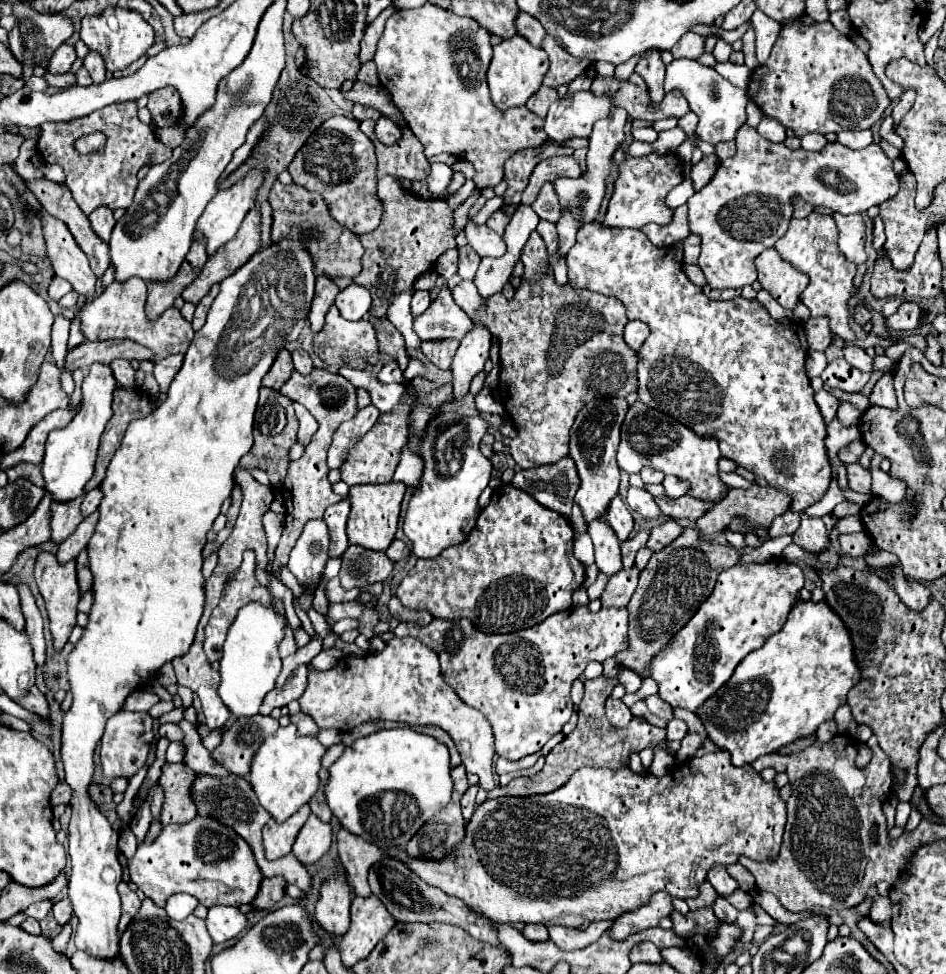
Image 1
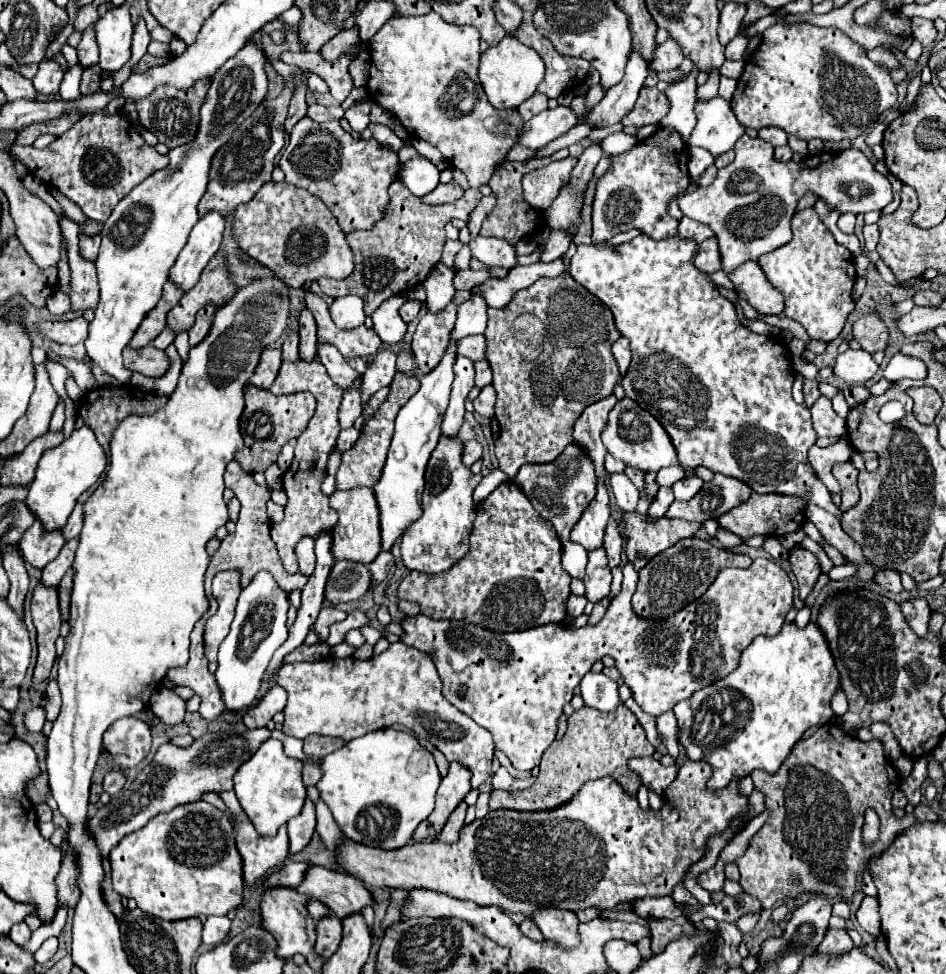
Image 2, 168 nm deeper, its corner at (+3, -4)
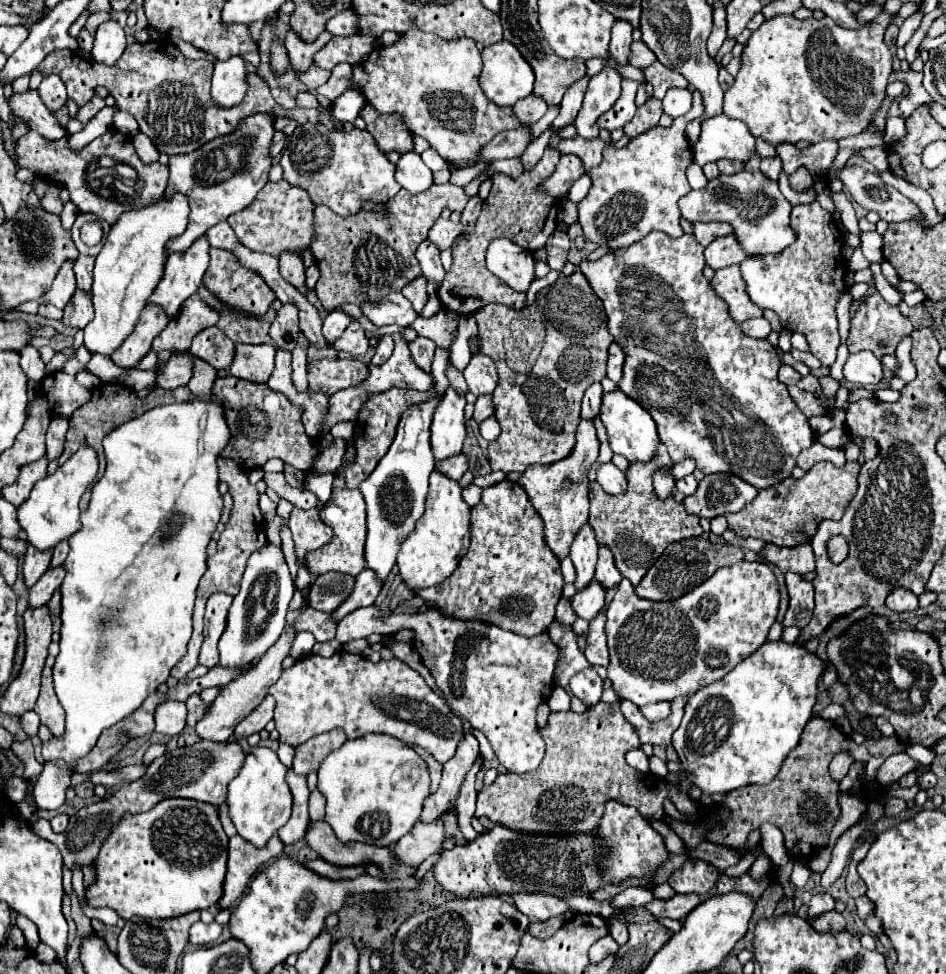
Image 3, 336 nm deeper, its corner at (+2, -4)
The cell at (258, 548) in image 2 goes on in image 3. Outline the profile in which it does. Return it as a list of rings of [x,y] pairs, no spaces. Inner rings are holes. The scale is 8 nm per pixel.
[[[219,457],[217,459],[217,469],[219,469],[219,481],[225,481],[229,485],[229,493],[233,497],[233,509],[231,509],[231,519],[225,525],[225,531],[221,533],[219,541],[217,541],[217,553],[207,559],[207,571],[201,577],[199,589],[197,589],[197,599],[195,599],[195,611],[193,611],[193,635],[189,639],[187,645],[187,653],[185,657],[171,669],[171,675],[177,679],[183,679],[195,665],[197,665],[197,655],[203,643],[203,613],[205,613],[205,603],[213,593],[227,593],[227,595],[237,595],[239,591],[239,581],[243,577],[245,571],[245,563],[249,559],[249,555],[255,551],[255,547],[261,547],[267,543],[265,537],[265,521],[261,517],[259,511],[259,493],[255,489],[255,485],[251,485],[247,481],[245,471],[233,461],[233,459],[225,459]]]

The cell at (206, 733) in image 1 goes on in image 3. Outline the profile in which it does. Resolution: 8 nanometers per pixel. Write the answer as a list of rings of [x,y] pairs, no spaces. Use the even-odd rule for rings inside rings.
[[[153,743],[153,745],[149,745],[147,751],[145,751],[145,755],[143,755],[143,765],[149,765],[153,759],[161,757],[163,749],[165,749],[165,743]]]

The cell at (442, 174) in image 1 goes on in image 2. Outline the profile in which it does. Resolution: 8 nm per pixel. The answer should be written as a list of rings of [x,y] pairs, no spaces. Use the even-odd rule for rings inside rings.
[[[416,157],[408,163],[400,165],[400,173],[398,179],[416,195],[422,197],[426,193],[430,193],[432,189],[438,187],[440,183],[440,171],[434,163],[430,163],[428,159]]]

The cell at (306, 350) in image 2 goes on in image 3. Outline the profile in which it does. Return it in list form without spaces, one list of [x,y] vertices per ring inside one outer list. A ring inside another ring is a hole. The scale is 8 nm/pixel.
[[[299,333],[297,347],[291,353],[293,385],[297,387],[297,391],[307,391],[307,345],[309,345],[309,341],[305,339],[303,333]]]

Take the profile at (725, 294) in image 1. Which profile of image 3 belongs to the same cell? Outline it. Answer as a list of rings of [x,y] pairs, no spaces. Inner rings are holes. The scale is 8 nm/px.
[[[751,319],[741,323],[741,329],[745,335],[755,337],[755,339],[767,339],[771,333],[771,325],[767,319]]]

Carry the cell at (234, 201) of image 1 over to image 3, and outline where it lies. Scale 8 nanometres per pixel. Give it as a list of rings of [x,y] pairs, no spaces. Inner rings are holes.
[[[199,237],[187,251],[171,253],[165,263],[165,275],[149,303],[165,309],[167,317],[173,319],[181,305],[201,287],[205,269],[209,267],[209,243]]]

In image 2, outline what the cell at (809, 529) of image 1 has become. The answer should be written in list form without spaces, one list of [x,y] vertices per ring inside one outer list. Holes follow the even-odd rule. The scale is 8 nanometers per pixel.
[[[794,547],[790,549],[790,565],[792,565],[792,573],[798,579],[800,599],[806,599],[806,595],[812,591],[820,575],[820,563],[816,555],[812,555],[810,551],[804,551],[802,547]]]

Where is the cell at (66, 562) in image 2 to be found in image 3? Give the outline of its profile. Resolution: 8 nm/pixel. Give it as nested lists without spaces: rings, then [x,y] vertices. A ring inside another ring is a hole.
[[[57,567],[57,569],[49,569],[31,589],[29,589],[29,607],[41,607],[47,605],[47,601],[51,599],[53,591],[63,583],[65,577],[65,569]]]

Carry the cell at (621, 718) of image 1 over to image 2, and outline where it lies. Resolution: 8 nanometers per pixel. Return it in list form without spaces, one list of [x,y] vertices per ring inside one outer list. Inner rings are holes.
[[[588,671],[582,677],[580,695],[588,707],[594,707],[606,713],[616,711],[616,707],[622,703],[616,681],[608,679],[604,673],[594,673],[594,671]]]

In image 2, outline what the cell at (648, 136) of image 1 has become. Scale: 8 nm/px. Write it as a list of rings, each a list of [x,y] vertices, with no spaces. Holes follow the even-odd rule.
[[[614,133],[614,135],[608,135],[604,141],[602,141],[602,149],[604,153],[608,155],[620,155],[620,153],[626,153],[630,151],[634,145],[638,145],[638,137],[636,135],[628,135],[628,133]]]

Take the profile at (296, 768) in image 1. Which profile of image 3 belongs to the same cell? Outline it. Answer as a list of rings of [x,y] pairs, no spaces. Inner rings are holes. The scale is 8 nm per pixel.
[[[253,747],[247,755],[241,773],[229,783],[227,791],[227,805],[229,817],[237,829],[237,833],[249,841],[253,847],[265,847],[265,843],[287,823],[291,817],[293,797],[289,785],[285,783],[287,767],[279,761],[277,753],[269,747]]]

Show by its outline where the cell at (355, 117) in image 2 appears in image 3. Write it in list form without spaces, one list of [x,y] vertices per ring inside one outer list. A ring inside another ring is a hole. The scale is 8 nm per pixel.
[[[347,89],[343,95],[331,101],[331,111],[339,123],[353,123],[359,117],[363,105],[365,105],[365,97],[359,91]]]

